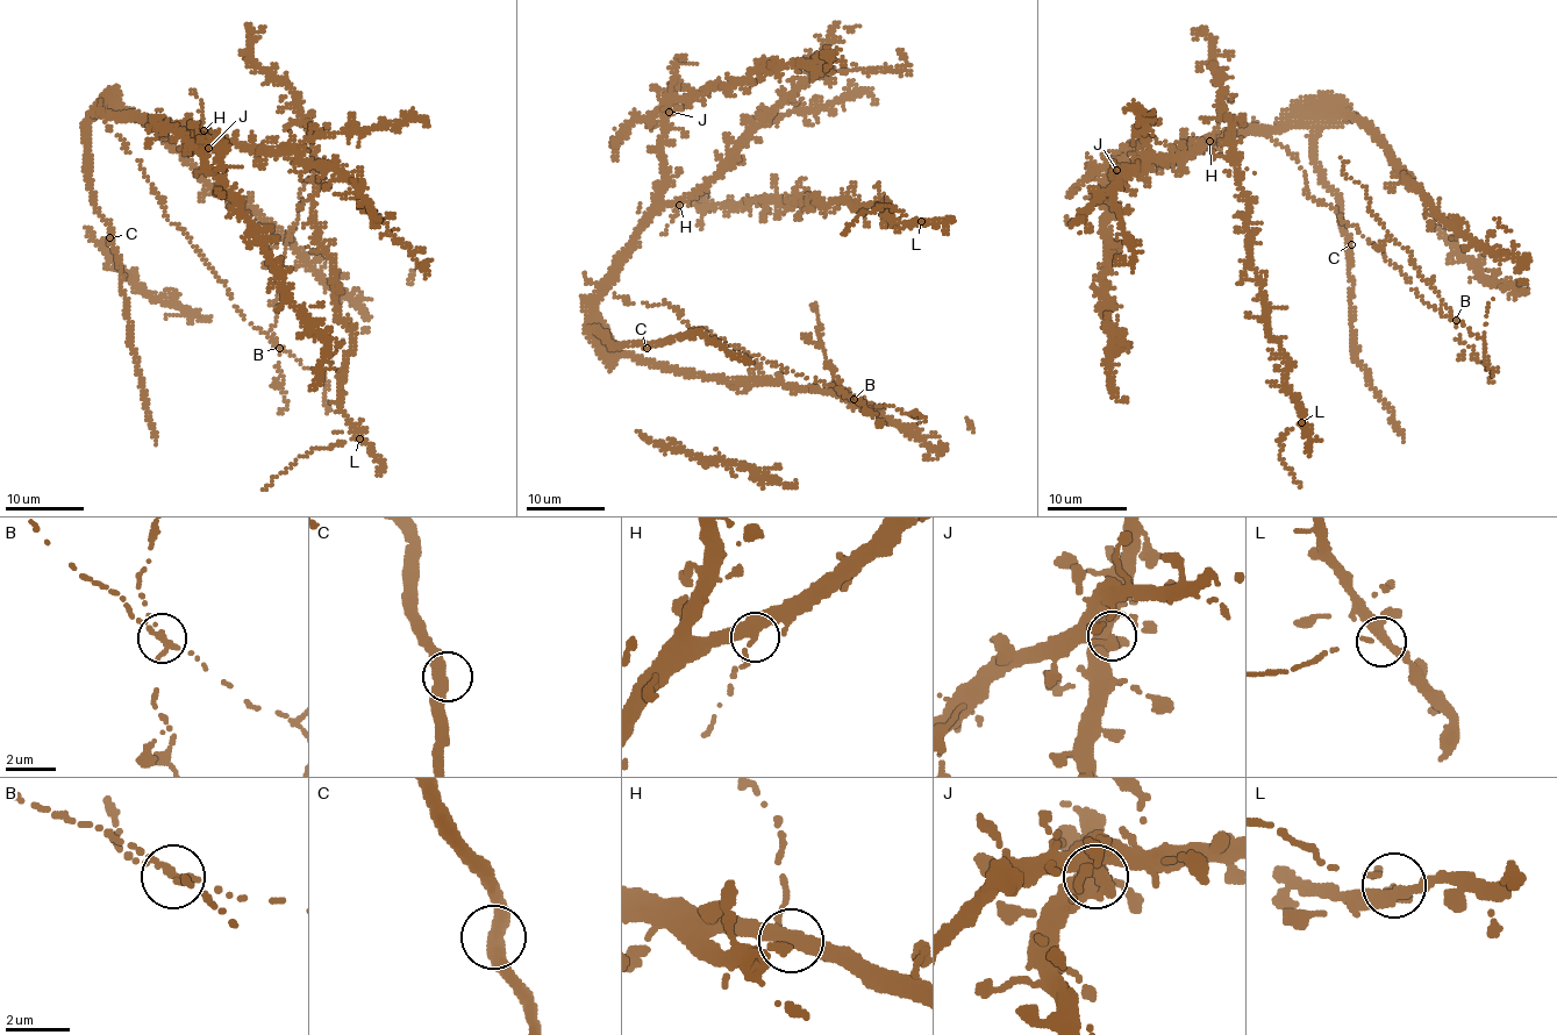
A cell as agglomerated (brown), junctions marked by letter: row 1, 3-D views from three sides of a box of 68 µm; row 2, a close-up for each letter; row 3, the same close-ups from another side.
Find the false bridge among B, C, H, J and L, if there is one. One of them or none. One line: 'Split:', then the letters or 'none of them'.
Split: B

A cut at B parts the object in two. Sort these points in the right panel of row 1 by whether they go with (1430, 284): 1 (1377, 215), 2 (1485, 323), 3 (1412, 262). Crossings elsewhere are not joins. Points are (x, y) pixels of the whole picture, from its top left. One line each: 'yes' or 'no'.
1: yes
2: no
3: yes

